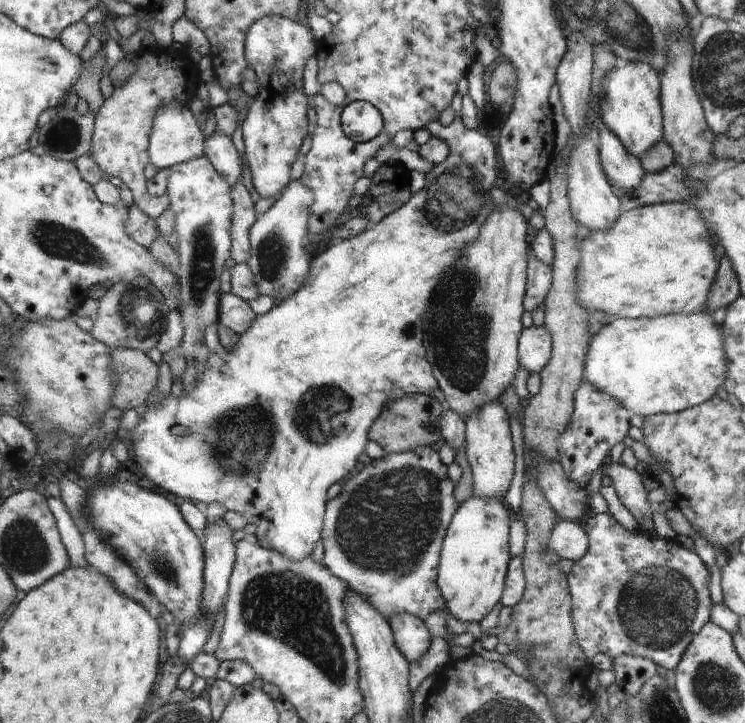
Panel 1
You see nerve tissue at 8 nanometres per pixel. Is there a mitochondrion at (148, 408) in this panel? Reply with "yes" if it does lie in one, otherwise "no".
no

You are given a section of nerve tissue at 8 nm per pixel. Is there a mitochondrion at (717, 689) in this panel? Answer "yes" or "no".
yes

